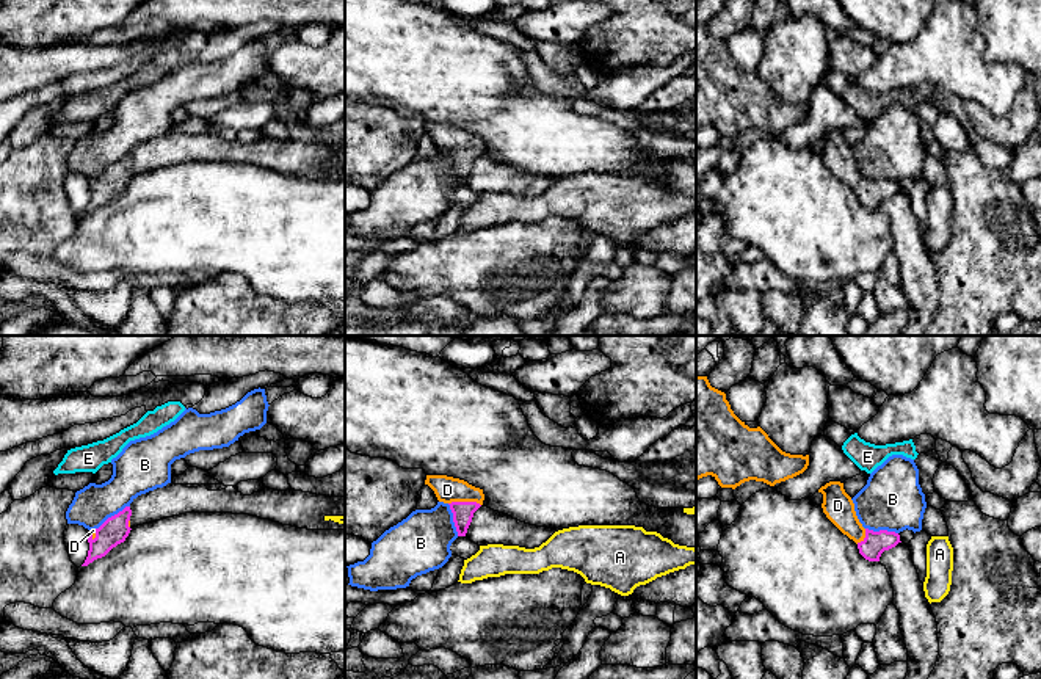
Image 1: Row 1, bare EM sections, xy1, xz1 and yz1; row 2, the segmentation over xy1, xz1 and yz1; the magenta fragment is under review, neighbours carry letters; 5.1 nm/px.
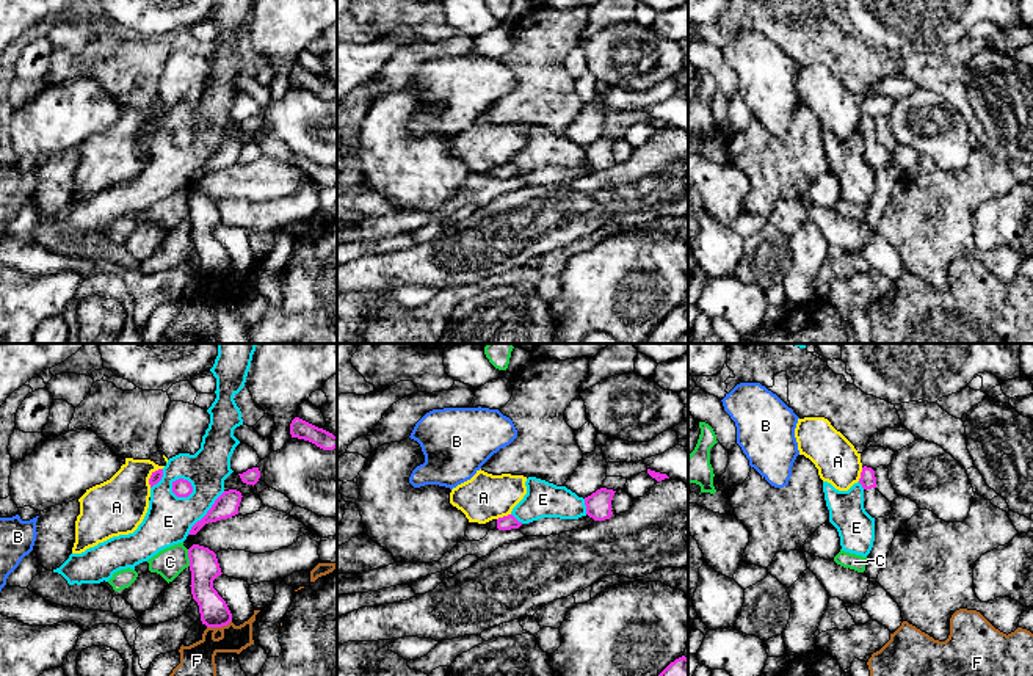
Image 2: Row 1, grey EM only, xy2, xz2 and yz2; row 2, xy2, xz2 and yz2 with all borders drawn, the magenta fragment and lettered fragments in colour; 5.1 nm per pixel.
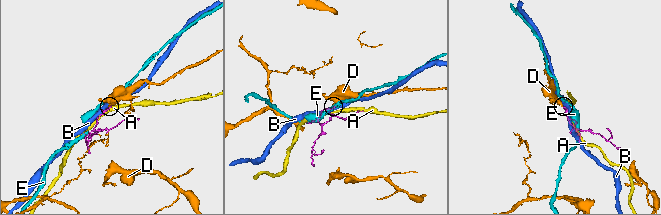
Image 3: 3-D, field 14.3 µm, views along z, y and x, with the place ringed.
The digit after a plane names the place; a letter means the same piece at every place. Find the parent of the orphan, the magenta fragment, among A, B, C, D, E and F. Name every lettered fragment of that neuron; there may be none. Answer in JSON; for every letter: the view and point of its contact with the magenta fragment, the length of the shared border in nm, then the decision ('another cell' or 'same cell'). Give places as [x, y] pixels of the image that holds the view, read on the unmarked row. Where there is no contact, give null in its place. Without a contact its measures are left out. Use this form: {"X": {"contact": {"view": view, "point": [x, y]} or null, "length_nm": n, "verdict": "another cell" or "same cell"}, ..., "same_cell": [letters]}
{"A": {"contact": {"view": "xy2", "point": [151, 124]}, "length_nm": 120, "verdict": "another cell"}, "B": {"contact": {"view": "xy1", "point": [112, 165]}, "length_nm": 220, "verdict": "another cell"}, "C": {"contact": {"view": "xy2", "point": [188, 206]}, "length_nm": 90, "verdict": "another cell"}, "D": {"contact": {"view": "xz1", "point": [464, 151]}, "length_nm": 170, "verdict": "same cell"}, "E": {"contact": {"view": "xy2", "point": [185, 129]}, "length_nm": 130, "verdict": "another cell"}, "F": {"contact": {"view": "xy2", "point": [218, 275]}, "length_nm": 130, "verdict": "another cell"}, "same_cell": ["D"]}

